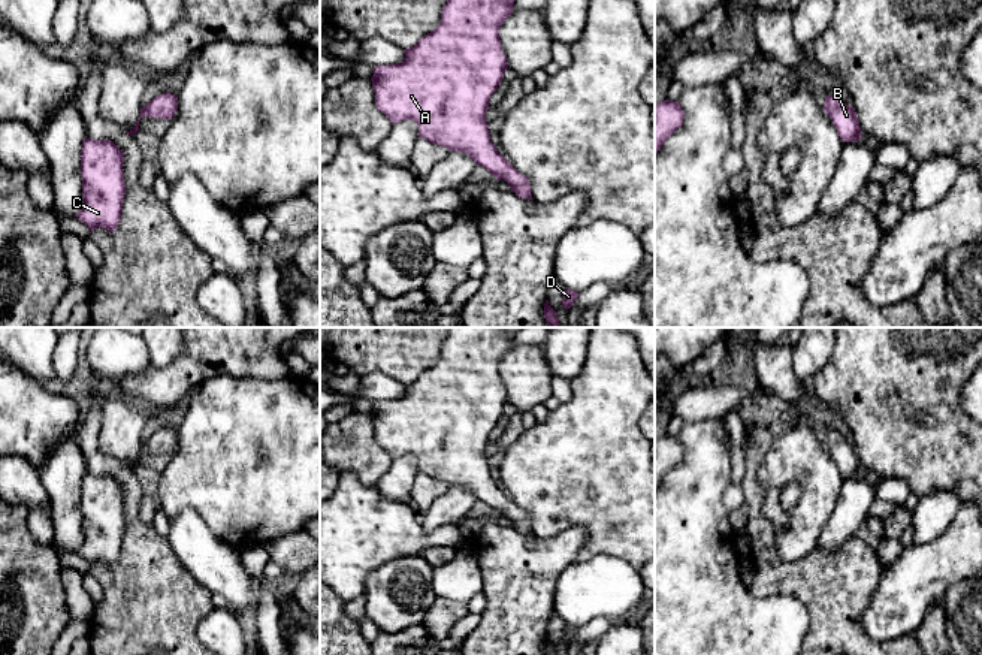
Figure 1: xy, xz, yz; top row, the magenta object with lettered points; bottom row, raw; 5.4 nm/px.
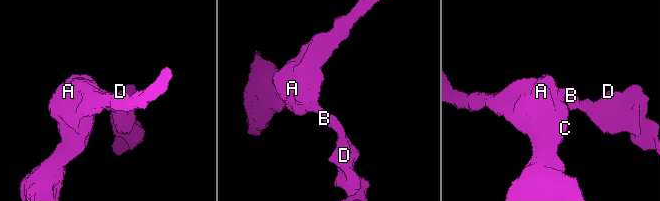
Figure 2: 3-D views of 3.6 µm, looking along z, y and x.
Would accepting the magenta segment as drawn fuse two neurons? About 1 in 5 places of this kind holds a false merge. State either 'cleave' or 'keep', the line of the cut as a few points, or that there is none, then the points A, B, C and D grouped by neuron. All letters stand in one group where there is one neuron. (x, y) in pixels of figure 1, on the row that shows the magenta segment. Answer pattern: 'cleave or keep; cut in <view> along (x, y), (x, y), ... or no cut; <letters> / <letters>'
keep; no cut; A B C D

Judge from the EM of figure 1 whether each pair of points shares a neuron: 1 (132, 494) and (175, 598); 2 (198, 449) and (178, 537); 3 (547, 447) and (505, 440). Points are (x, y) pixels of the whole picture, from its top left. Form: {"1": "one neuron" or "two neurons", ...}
{"1": "one neuron", "2": "two neurons", "3": "two neurons"}

